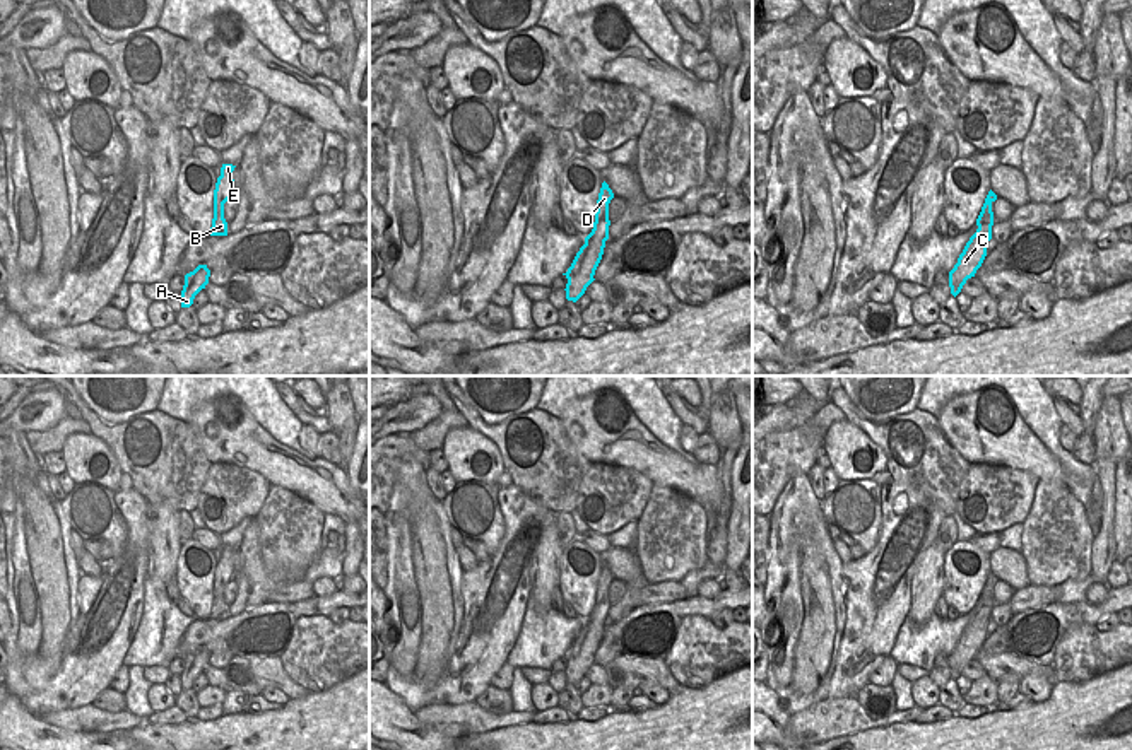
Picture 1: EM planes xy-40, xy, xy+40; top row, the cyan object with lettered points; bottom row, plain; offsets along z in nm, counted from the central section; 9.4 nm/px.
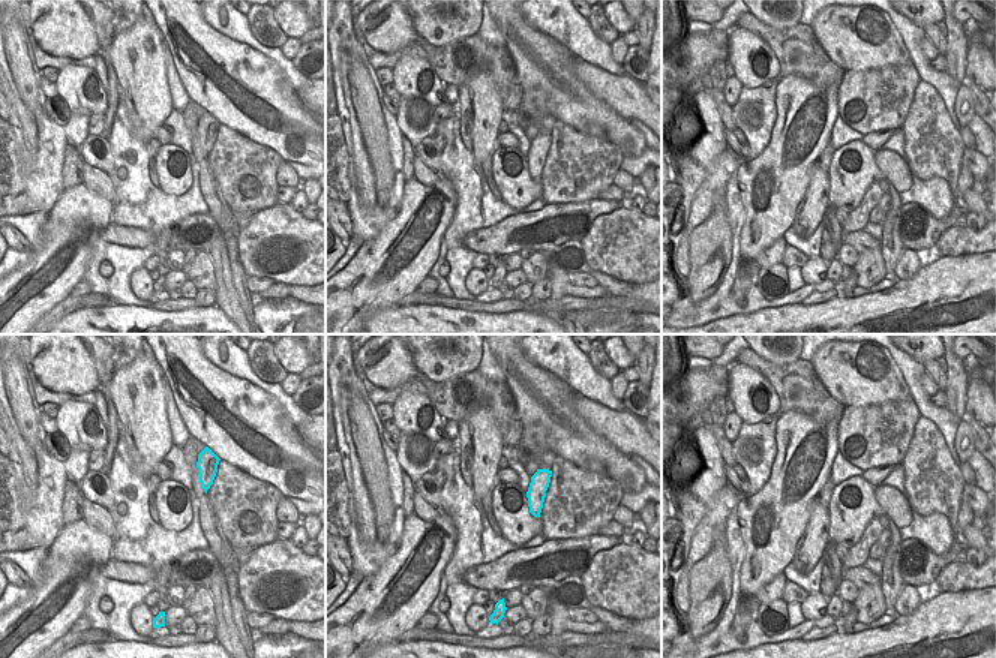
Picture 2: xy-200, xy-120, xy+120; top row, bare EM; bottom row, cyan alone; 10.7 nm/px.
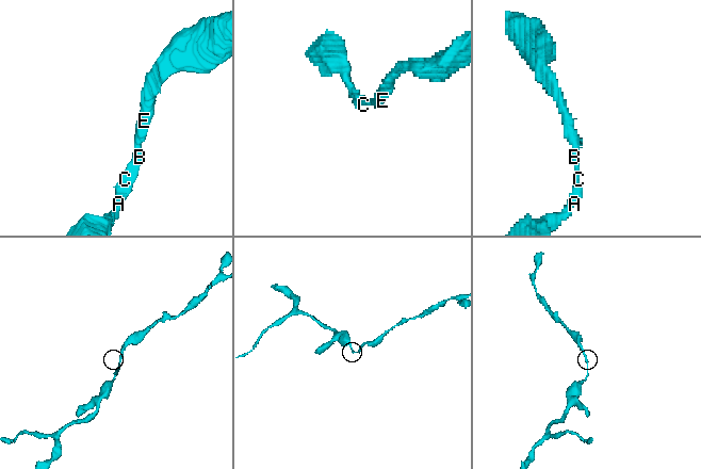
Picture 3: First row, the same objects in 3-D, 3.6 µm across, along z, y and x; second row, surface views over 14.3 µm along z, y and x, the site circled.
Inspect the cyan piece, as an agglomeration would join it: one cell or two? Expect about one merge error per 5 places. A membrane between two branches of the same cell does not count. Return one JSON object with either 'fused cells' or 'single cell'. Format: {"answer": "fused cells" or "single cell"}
{"answer": "single cell"}

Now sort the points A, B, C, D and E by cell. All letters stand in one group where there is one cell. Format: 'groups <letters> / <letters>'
groups A B C D E

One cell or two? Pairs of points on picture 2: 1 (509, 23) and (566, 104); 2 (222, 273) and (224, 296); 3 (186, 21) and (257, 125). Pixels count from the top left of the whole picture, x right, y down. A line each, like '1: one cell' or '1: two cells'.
1: one cell
2: one cell
3: one cell

